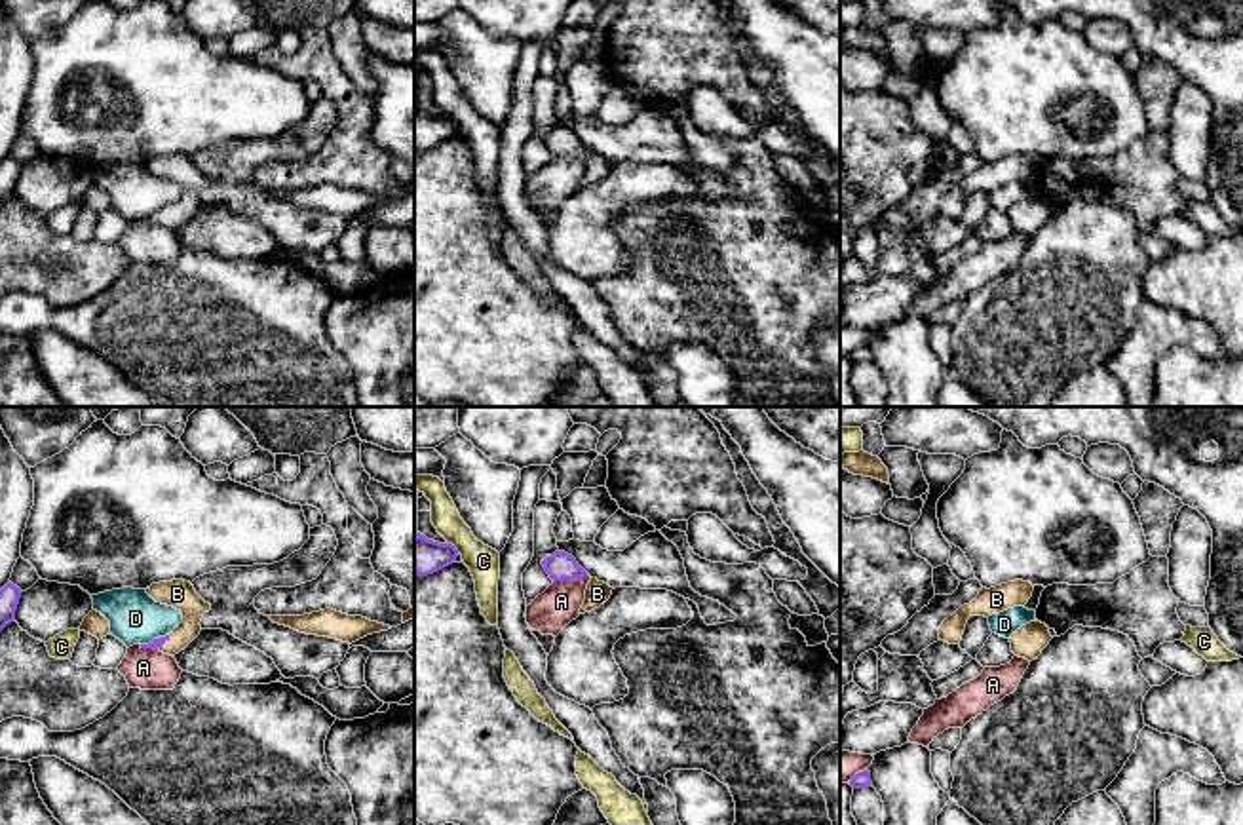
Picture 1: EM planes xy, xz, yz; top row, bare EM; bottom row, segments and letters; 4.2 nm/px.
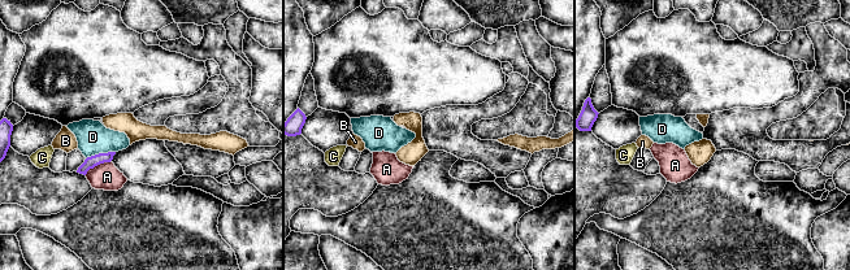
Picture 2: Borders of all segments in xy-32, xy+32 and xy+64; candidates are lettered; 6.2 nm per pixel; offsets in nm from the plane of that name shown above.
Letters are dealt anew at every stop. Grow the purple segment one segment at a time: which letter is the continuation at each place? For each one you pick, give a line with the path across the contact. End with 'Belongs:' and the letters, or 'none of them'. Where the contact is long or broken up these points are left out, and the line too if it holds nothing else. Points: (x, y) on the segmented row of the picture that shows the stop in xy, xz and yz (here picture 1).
B: way xy (156, 643), (162, 643), (189, 626), (177, 594)
Belongs: B

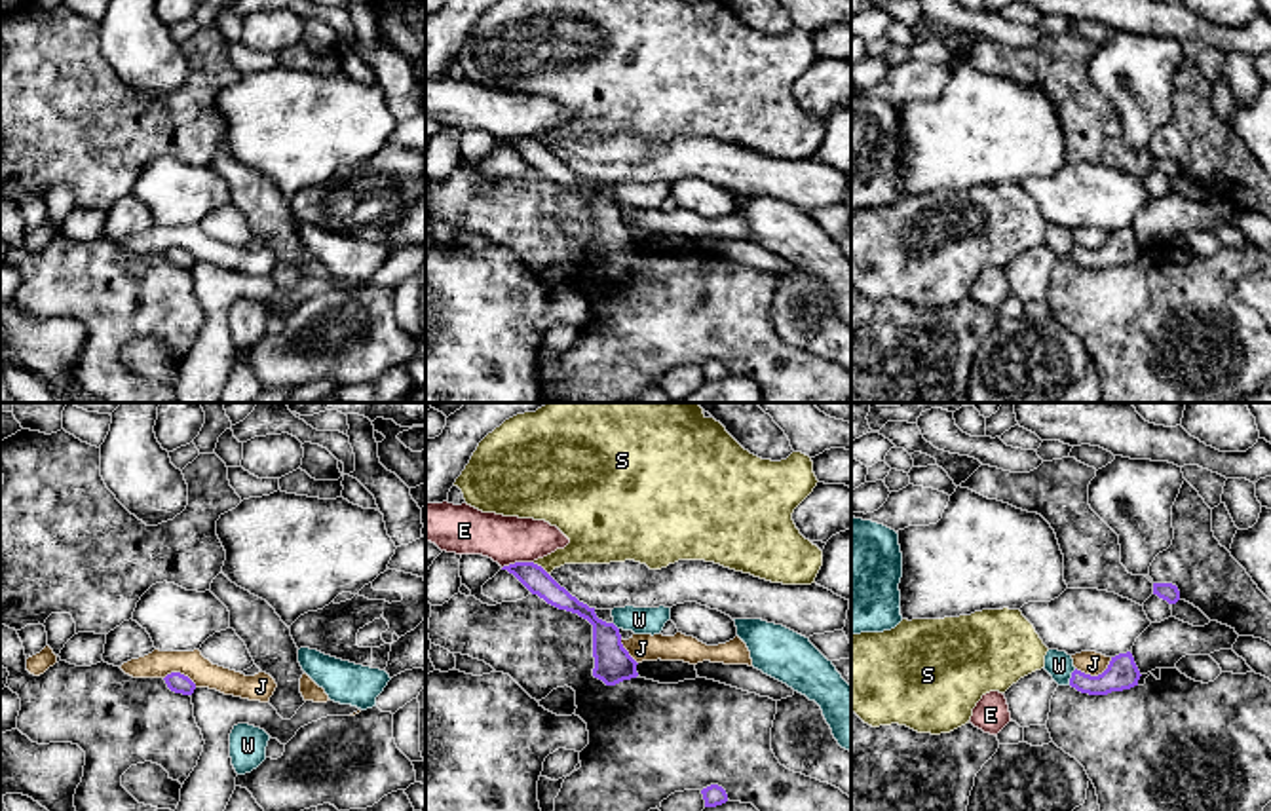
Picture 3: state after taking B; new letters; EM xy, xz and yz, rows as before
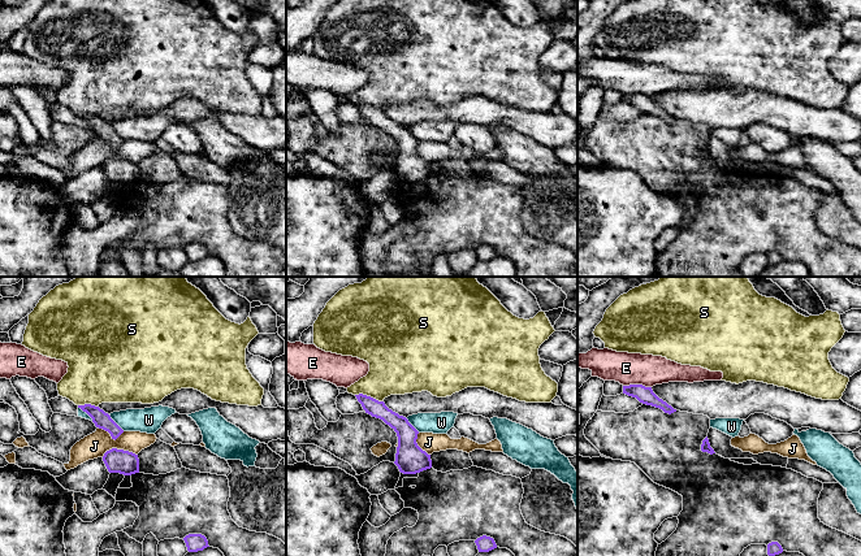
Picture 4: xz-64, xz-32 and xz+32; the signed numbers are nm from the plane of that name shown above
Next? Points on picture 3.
Belongs: none of them

